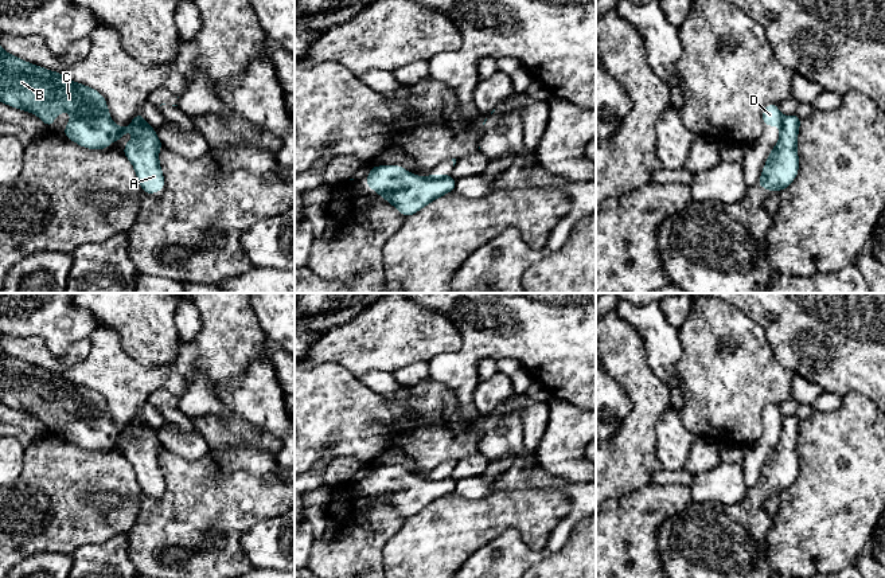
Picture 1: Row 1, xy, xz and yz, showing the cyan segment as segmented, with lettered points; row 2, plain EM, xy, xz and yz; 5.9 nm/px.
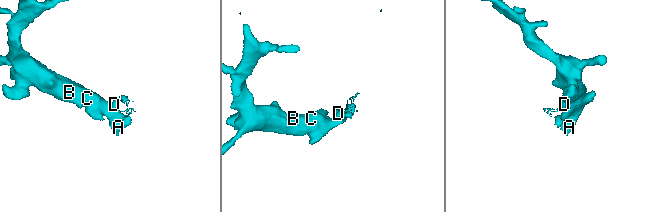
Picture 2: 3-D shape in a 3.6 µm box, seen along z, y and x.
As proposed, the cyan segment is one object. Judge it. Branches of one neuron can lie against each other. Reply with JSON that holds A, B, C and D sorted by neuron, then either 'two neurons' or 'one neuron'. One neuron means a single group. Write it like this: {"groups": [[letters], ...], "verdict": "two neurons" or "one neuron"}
{"groups": [["A", "B", "C"], ["D"]], "verdict": "two neurons"}

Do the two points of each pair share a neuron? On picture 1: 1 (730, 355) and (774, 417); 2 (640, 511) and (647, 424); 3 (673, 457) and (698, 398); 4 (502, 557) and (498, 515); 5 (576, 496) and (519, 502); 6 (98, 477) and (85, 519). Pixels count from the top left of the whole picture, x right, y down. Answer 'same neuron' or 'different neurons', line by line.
1: different neurons
2: different neurons
3: different neurons
4: different neurons
5: different neurons
6: same neuron

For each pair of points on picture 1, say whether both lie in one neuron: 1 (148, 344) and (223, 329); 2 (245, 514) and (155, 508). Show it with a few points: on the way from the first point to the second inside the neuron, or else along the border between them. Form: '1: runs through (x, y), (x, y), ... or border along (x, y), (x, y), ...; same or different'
1: border along (180, 340), (176, 356), (168, 364), (160, 366); different
2: runs through (222, 514), (178, 514); same

